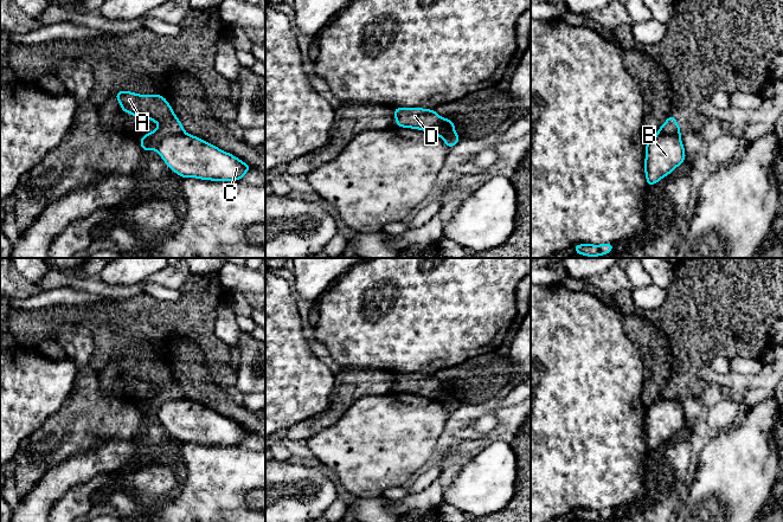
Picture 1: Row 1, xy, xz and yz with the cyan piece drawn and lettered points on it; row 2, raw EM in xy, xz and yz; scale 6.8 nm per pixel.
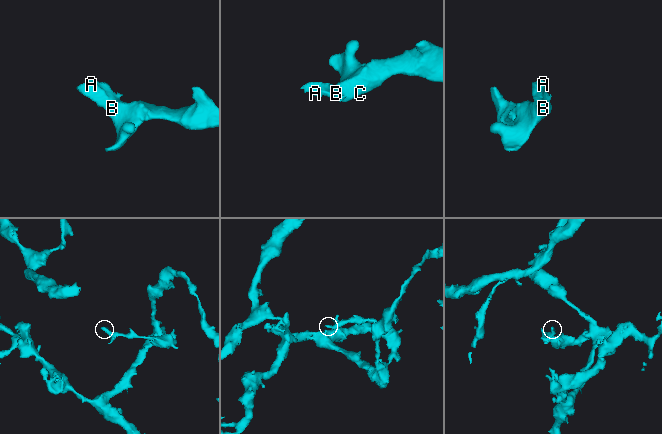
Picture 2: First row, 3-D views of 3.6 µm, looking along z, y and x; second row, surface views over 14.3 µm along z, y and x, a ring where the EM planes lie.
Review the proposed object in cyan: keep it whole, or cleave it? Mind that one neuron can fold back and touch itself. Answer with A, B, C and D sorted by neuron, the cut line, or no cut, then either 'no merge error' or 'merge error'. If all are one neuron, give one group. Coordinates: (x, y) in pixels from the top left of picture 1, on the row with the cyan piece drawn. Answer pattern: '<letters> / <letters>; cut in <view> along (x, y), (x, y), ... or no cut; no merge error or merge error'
A D / B C; cut in xy along (184, 131), (168, 134), (155, 149); merge error

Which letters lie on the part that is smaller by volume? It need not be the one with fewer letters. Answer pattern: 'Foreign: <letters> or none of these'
Foreign: A, D

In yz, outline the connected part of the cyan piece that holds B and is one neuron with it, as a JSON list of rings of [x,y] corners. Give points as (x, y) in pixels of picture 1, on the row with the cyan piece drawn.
[[[656,134],[647,140],[644,174],[648,188],[673,173],[685,160],[686,153],[680,136]]]

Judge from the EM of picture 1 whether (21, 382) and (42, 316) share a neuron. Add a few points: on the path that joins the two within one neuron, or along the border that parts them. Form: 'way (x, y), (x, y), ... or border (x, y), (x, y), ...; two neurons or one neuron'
border (19, 345), (37, 347); two neurons

